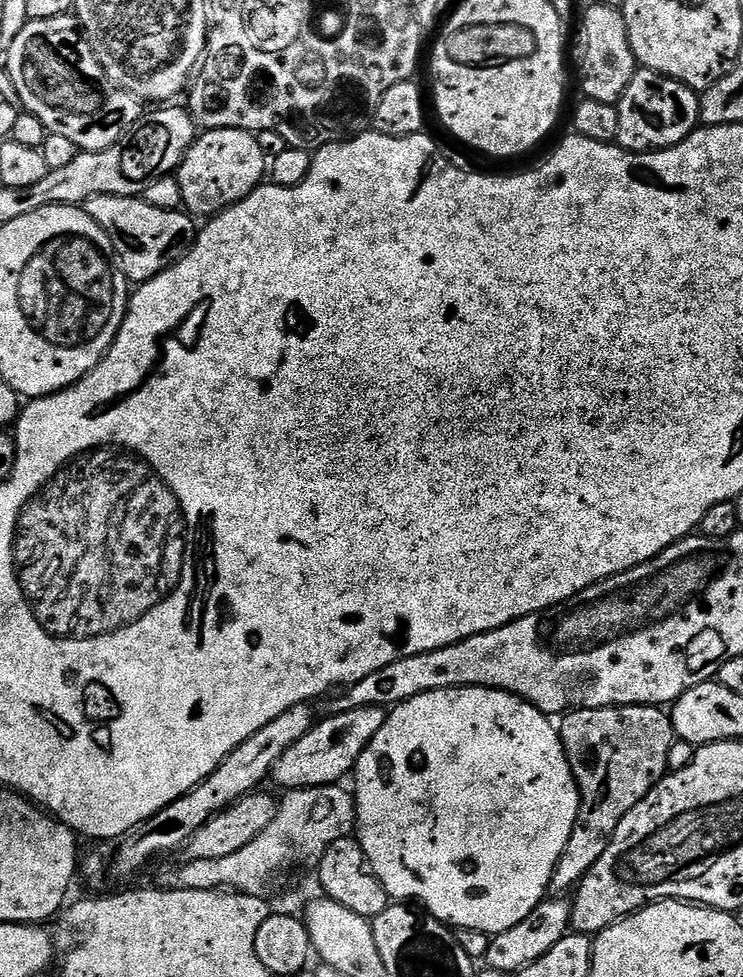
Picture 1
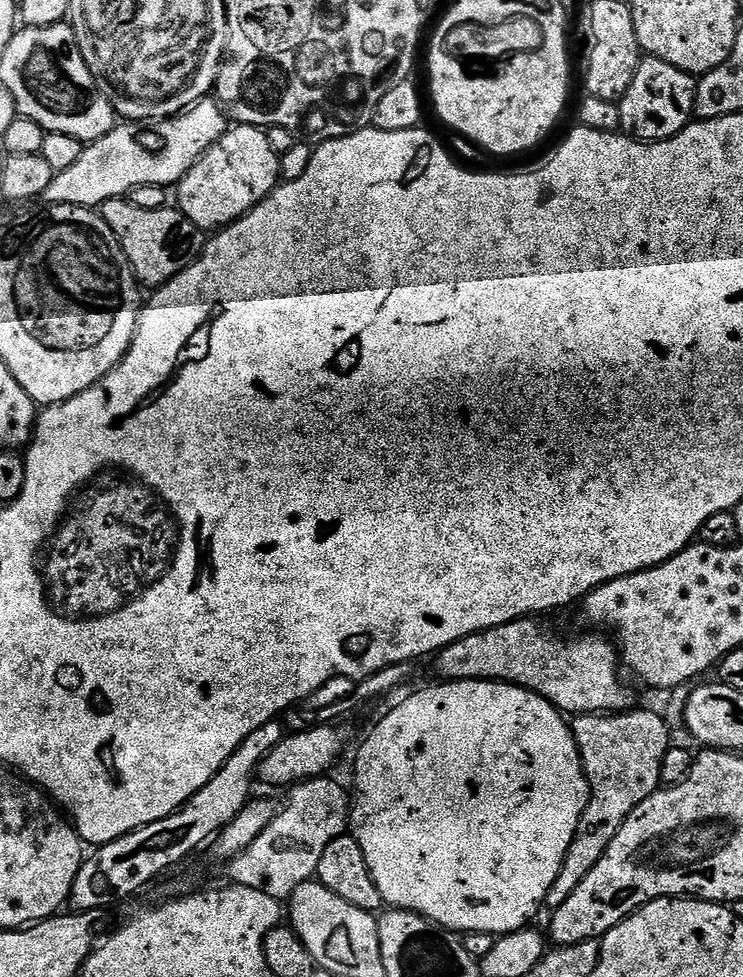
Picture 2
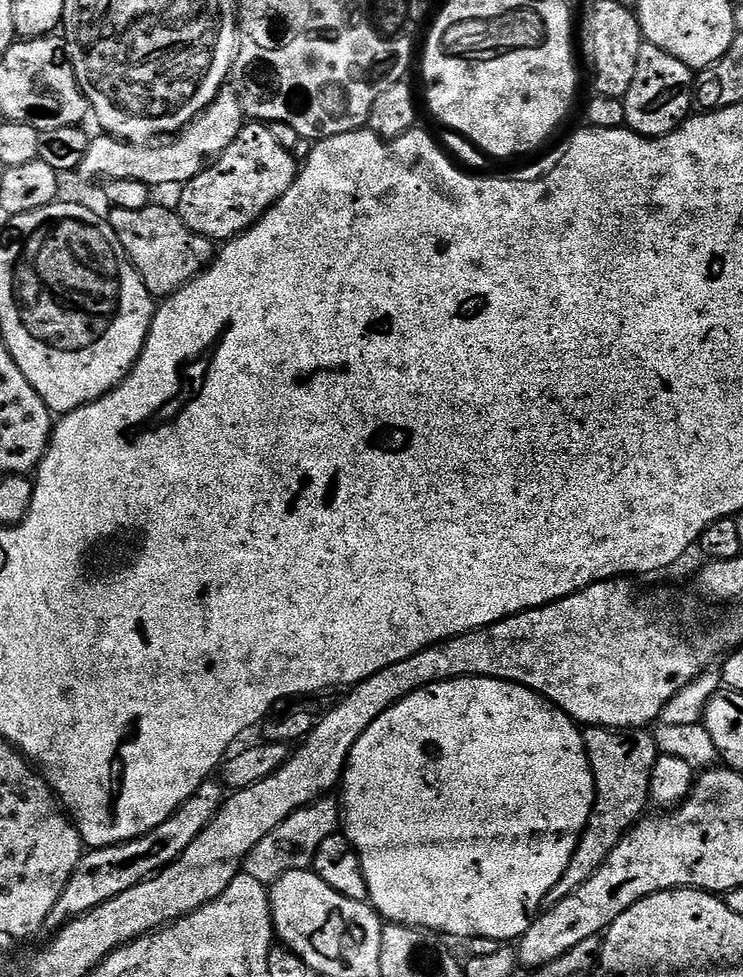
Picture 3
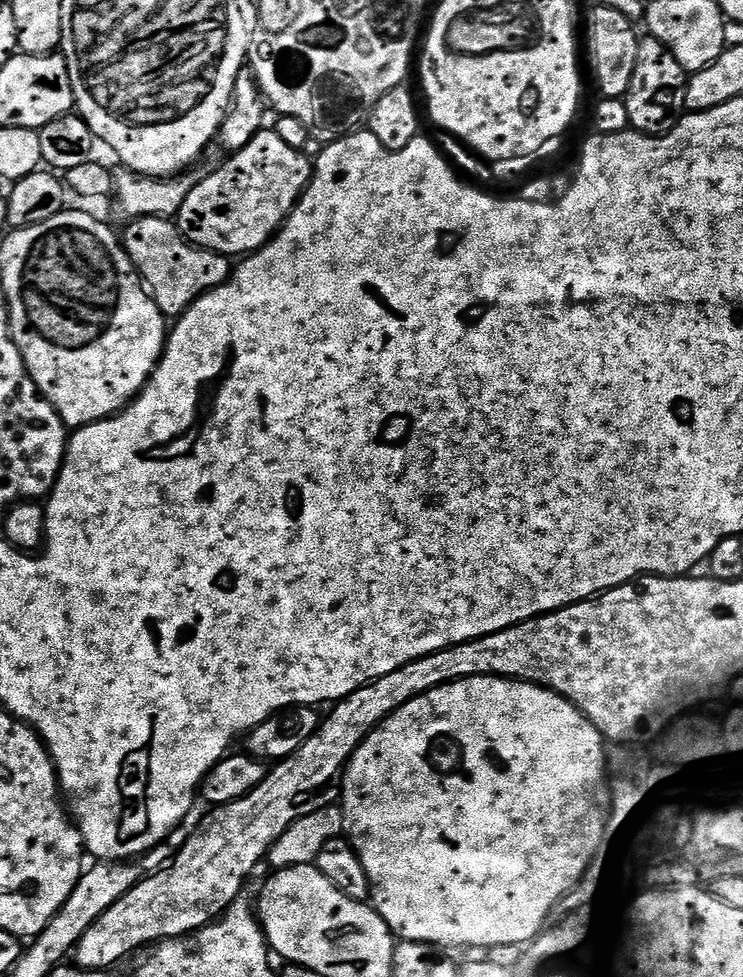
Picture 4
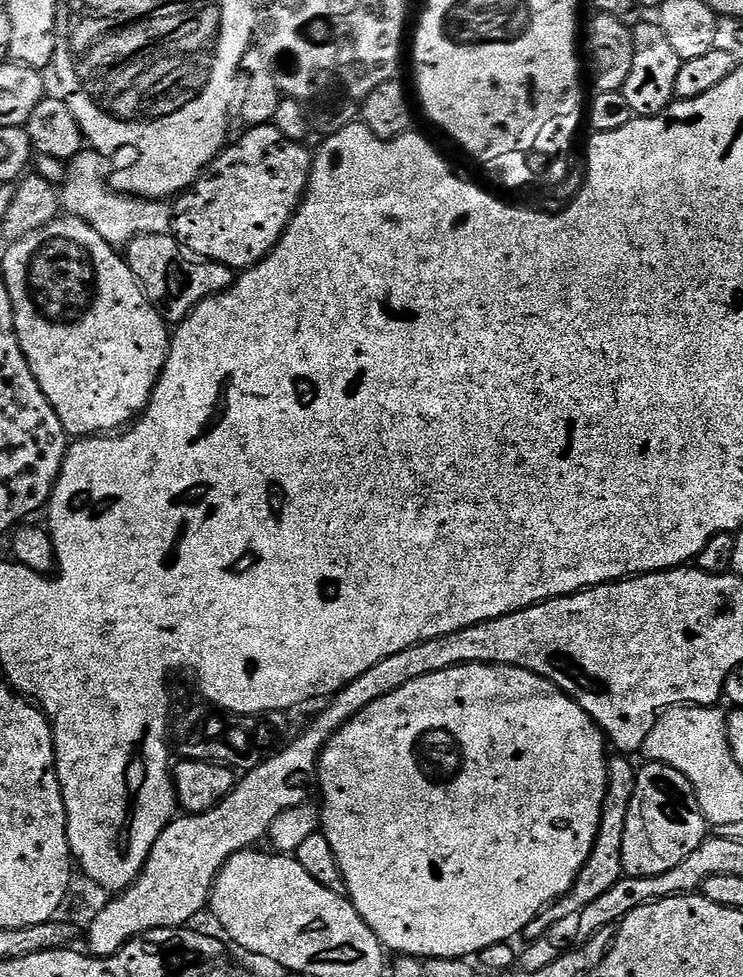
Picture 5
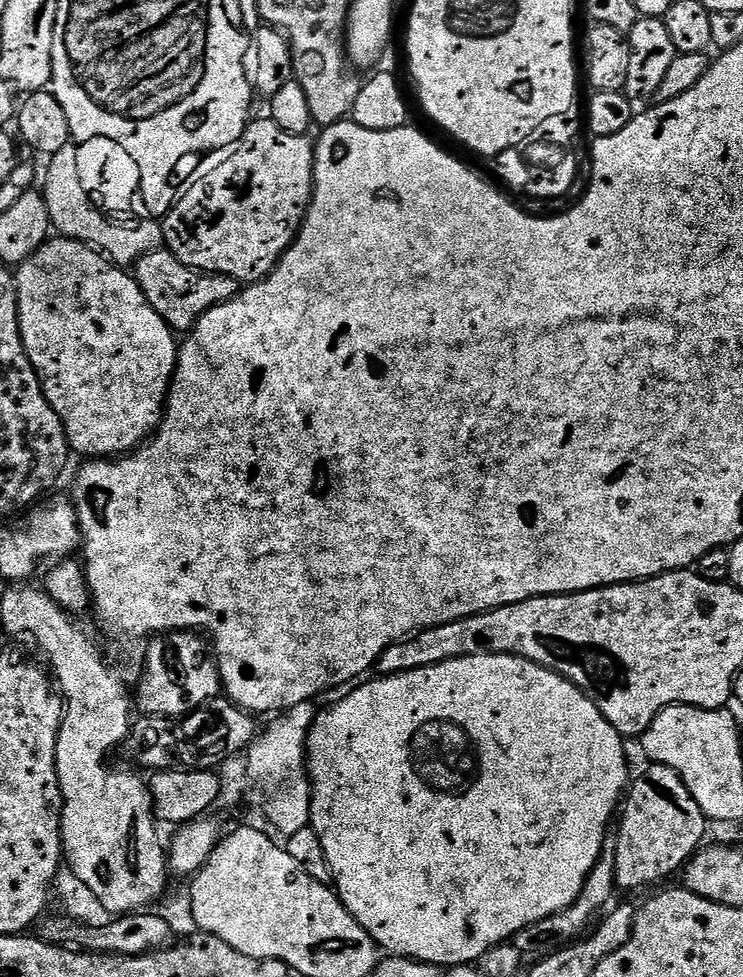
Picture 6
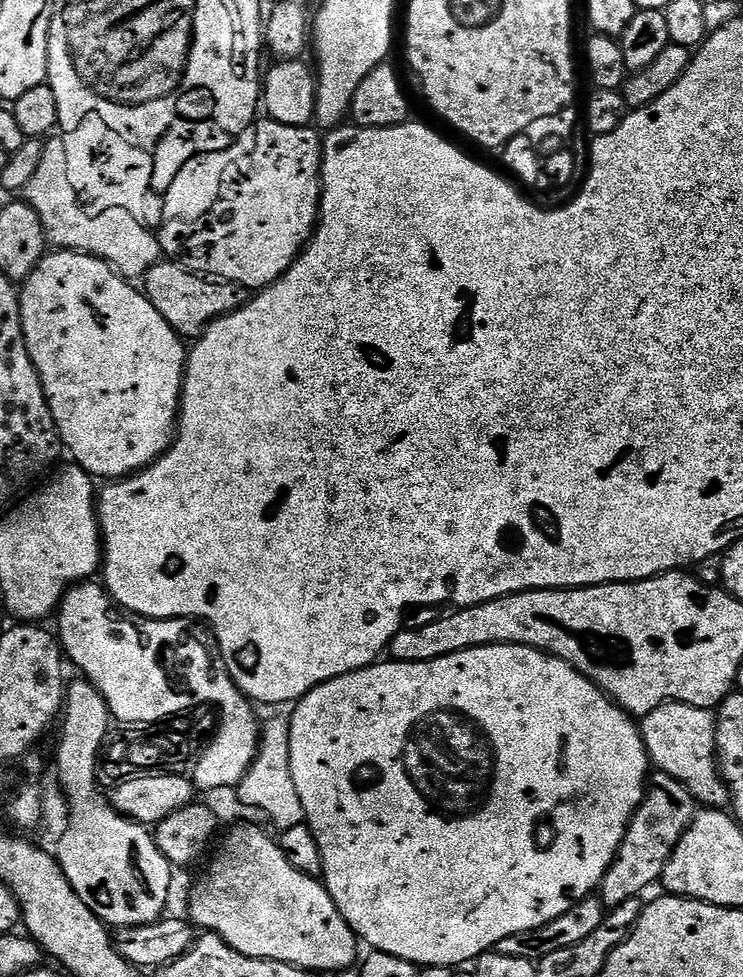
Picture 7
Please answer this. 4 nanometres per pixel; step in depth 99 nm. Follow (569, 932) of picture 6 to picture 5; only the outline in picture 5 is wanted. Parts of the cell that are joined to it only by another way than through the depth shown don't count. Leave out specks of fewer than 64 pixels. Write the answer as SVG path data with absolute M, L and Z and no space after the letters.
M616 754L608 762L608 789L602 806L602 818L598 826L598 834L594 838L594 846L590 850L590 858L576 875L572 889L565 896L559 896L553 904L541 910L538 915L524 927L522 933L525 941L531 942L542 938L552 926L570 914L582 913L592 902L606 894L615 883L624 876L622 866L622 834L626 834L626 810L630 810L630 798L634 798L637 765L632 765L627 755Z

